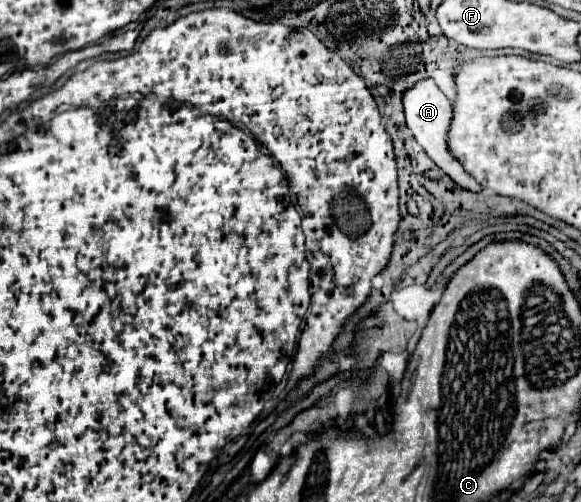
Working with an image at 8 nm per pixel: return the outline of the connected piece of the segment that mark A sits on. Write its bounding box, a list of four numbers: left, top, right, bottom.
[403,79,483,193]

